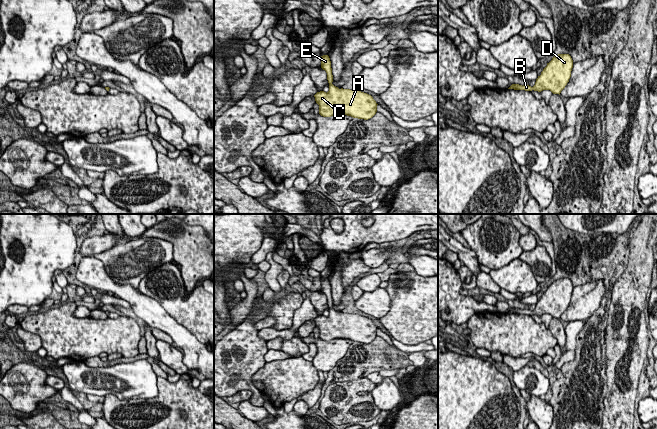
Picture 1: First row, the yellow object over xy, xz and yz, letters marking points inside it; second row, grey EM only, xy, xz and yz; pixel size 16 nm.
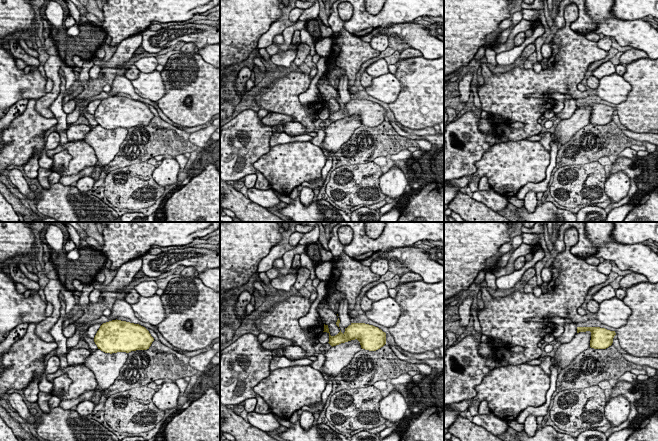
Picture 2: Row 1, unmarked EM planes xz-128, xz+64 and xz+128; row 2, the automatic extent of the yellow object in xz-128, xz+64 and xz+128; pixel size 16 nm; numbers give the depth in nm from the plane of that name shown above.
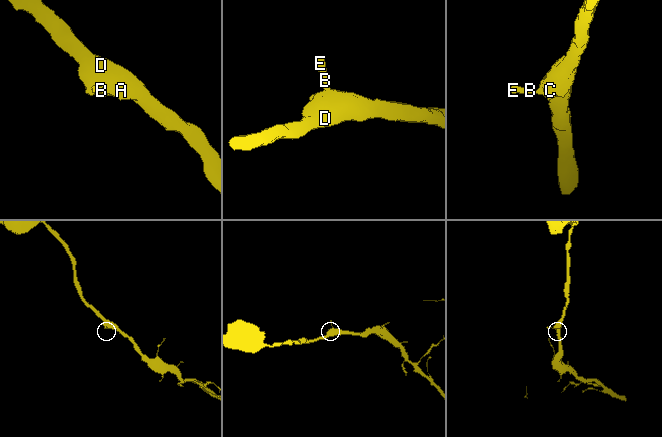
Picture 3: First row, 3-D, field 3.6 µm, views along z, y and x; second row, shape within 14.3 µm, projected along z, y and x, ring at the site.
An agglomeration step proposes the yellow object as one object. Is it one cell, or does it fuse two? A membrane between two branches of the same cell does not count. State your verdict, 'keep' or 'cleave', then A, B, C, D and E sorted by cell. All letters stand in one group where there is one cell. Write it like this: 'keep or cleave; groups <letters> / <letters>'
keep; groups A B C D E

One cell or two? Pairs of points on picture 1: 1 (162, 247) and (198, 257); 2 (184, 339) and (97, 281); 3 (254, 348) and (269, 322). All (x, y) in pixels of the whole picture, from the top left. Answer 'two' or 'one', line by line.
1: two
2: one
3: two

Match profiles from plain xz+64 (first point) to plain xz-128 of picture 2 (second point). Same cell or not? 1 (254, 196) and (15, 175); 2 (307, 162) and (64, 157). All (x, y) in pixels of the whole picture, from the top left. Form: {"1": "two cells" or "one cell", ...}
{"1": "one cell", "2": "two cells"}

